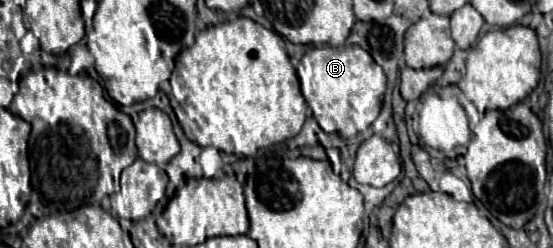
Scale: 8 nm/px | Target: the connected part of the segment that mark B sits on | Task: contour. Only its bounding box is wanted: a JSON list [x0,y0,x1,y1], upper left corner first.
[296,44,386,138]

